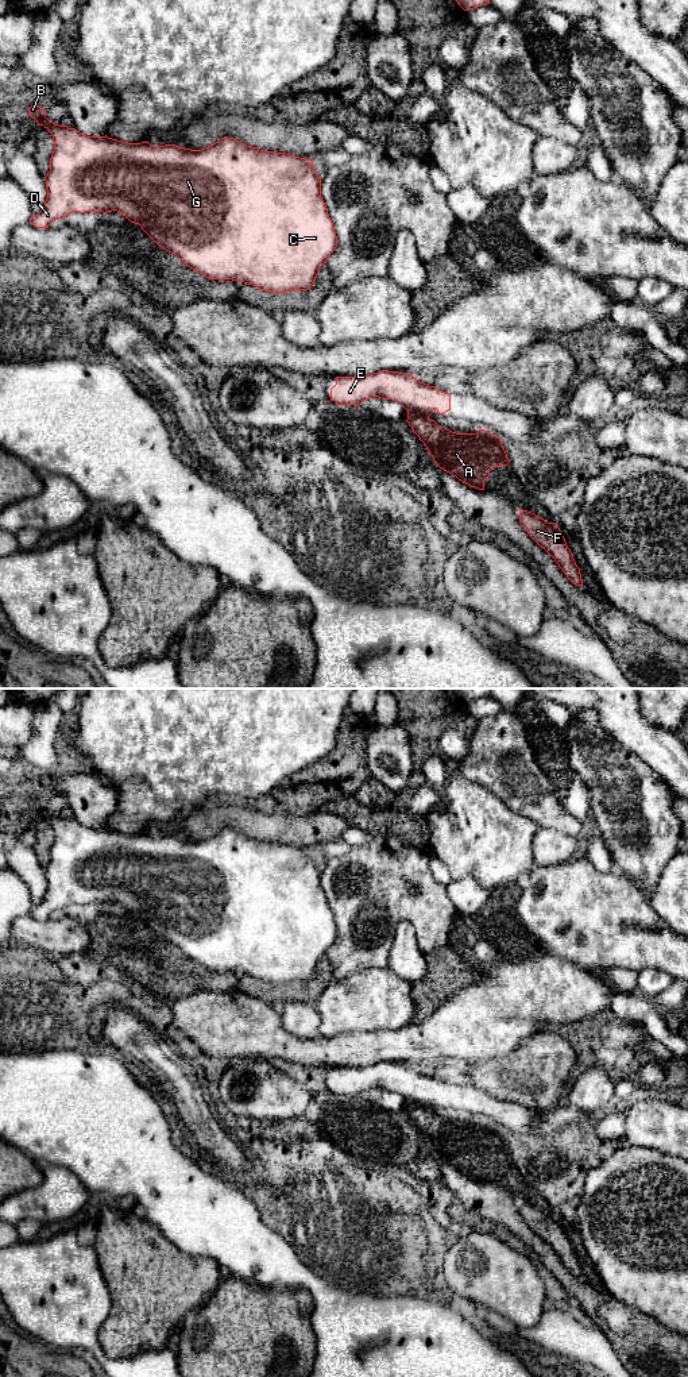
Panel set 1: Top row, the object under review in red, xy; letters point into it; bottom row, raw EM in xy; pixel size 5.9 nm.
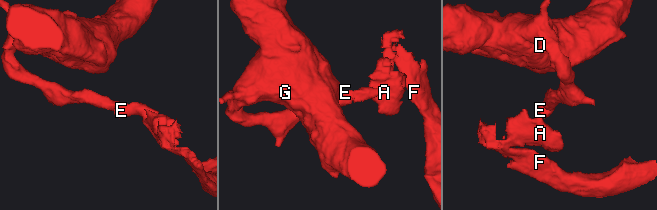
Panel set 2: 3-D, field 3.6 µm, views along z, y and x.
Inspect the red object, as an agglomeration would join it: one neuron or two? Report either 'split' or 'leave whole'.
split

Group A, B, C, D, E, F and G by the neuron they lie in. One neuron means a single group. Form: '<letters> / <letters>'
A F / B C D E G

